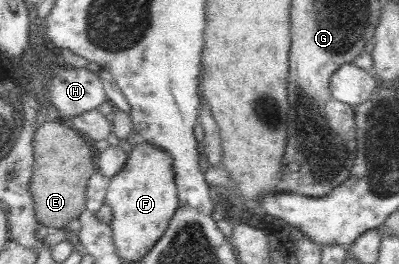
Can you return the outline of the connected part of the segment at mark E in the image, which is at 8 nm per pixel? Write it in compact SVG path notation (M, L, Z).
M47 120L35 129L32 140L34 165L28 193L34 201L34 216L40 225L50 230L64 230L76 224L86 208L86 187L95 173L92 144L74 128L61 120Z

